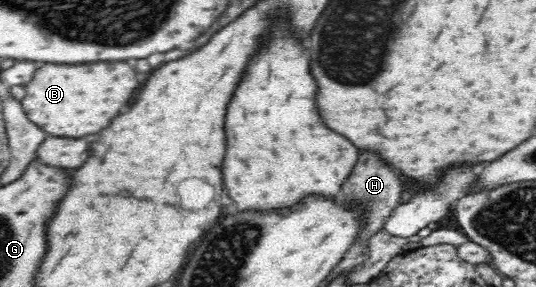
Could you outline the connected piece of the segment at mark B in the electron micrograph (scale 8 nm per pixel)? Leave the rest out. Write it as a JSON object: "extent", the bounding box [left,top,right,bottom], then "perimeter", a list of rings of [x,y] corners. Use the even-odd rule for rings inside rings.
{"extent":[20,62,141,138],"perimeter":[[[87,62],[87,64],[75,64],[75,66],[59,66],[59,64],[43,64],[37,68],[37,72],[26,84],[25,96],[20,100],[27,117],[35,122],[39,128],[43,128],[49,136],[81,138],[87,134],[101,132],[111,124],[115,116],[121,114],[121,108],[129,104],[129,100],[135,96],[141,82],[137,82],[137,70],[127,62]]]}

